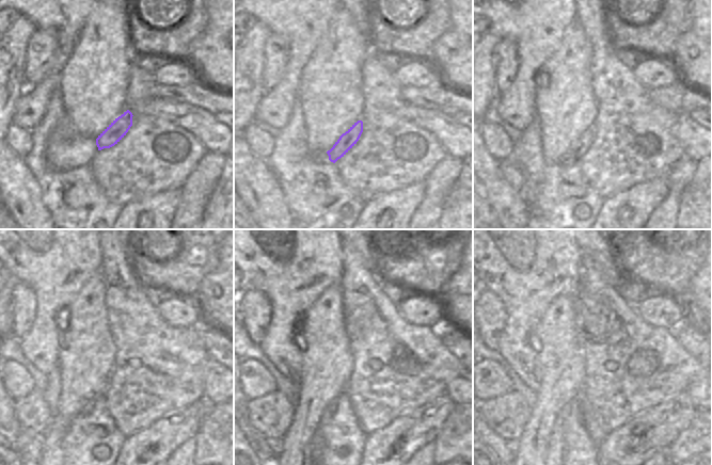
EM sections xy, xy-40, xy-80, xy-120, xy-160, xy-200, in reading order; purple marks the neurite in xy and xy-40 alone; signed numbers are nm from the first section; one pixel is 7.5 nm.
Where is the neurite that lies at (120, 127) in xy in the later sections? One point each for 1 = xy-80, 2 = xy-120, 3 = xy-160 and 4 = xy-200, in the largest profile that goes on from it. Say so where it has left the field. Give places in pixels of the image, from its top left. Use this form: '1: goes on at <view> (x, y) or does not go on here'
1: goes on at xy-80 (580, 147)
2: goes on at xy-120 (88, 409)
3: goes on at xy-160 (328, 412)
4: goes on at xy-200 (556, 443)

